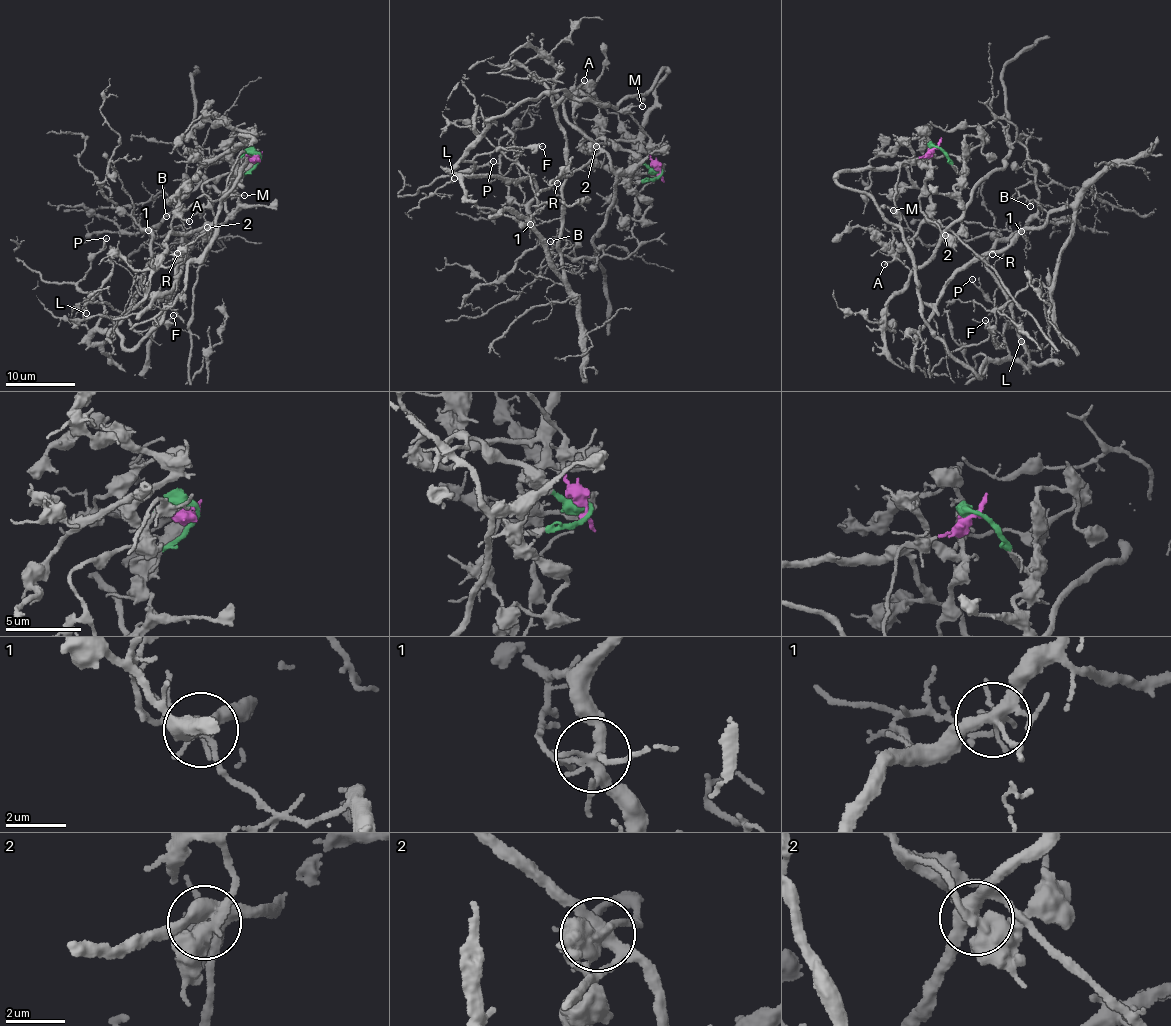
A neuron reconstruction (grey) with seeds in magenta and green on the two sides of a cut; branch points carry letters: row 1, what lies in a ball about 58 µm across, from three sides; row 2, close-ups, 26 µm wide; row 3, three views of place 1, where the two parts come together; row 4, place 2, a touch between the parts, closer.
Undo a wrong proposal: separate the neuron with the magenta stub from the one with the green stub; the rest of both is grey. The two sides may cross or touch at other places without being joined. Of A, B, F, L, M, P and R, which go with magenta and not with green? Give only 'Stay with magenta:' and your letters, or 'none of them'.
Stay with magenta: A, M, R

